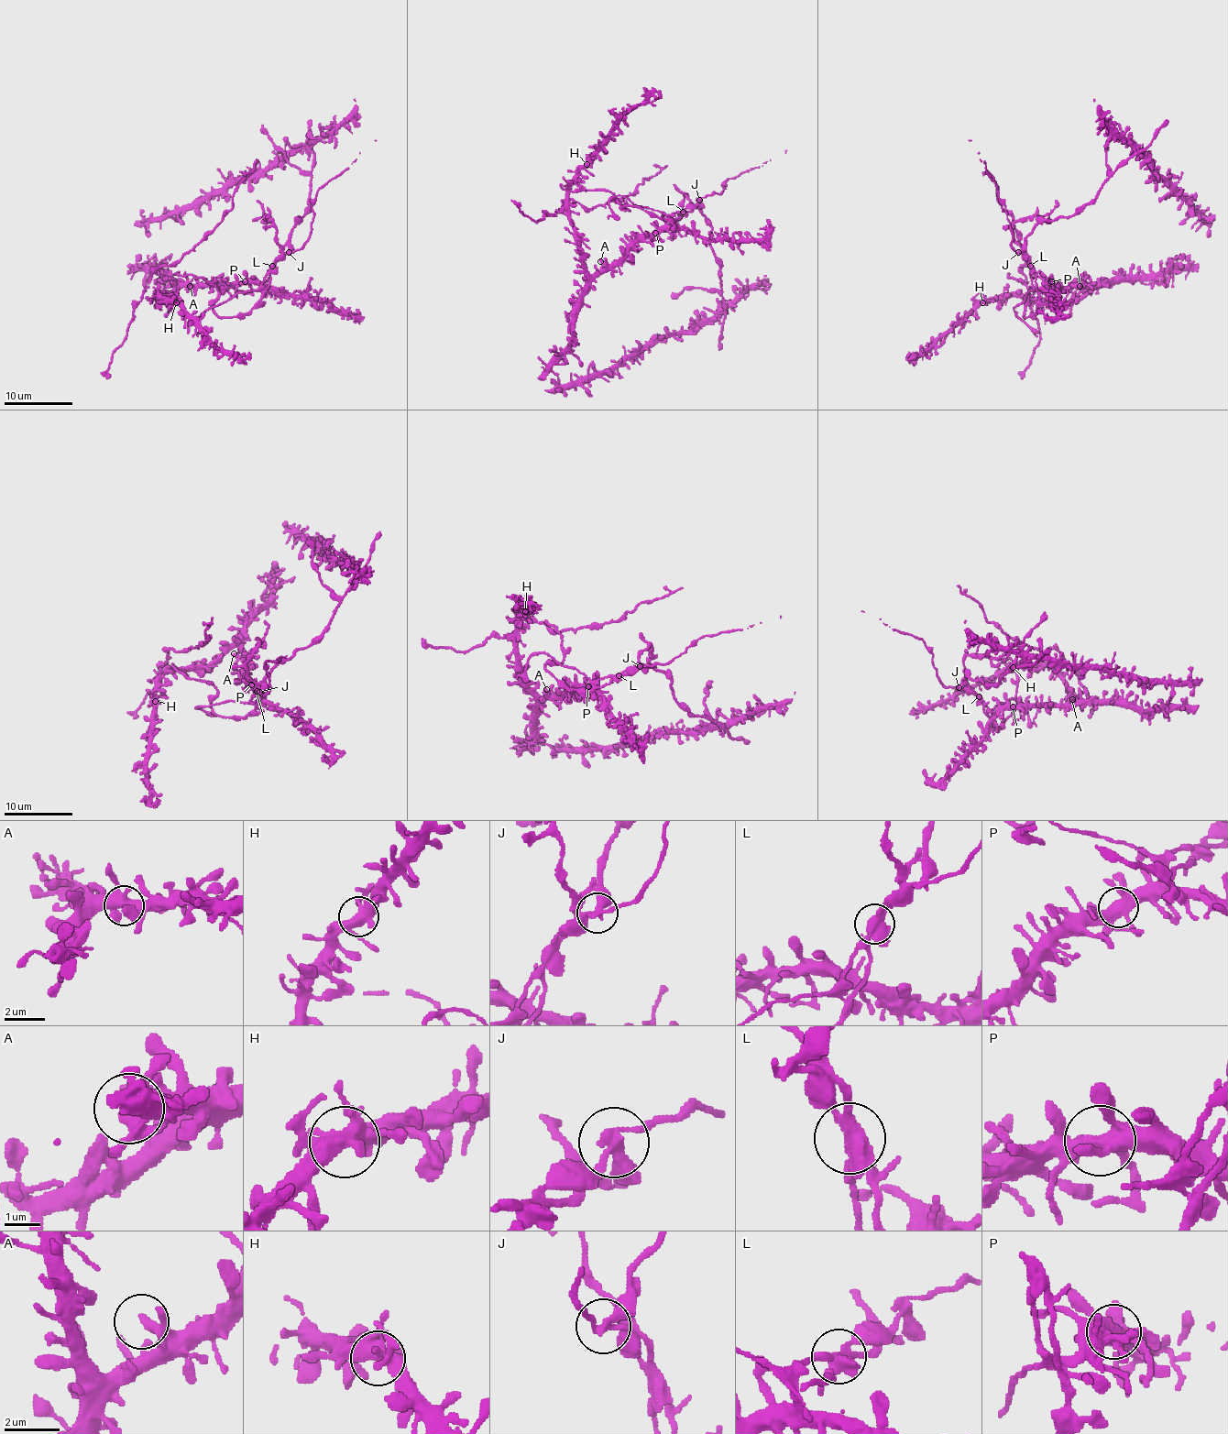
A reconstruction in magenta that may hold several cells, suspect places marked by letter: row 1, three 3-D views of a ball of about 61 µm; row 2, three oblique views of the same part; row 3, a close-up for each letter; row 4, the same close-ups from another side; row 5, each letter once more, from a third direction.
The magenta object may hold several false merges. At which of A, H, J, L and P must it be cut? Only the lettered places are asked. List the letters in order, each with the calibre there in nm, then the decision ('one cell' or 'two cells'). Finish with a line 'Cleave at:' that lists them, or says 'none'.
A: 280 nm thick; one cell
H: 460 nm thick; one cell
J: 260 nm thick; two cells
L: 440 nm thick; two cells
P: 460 nm thick; one cell
Cleave at: J, L

